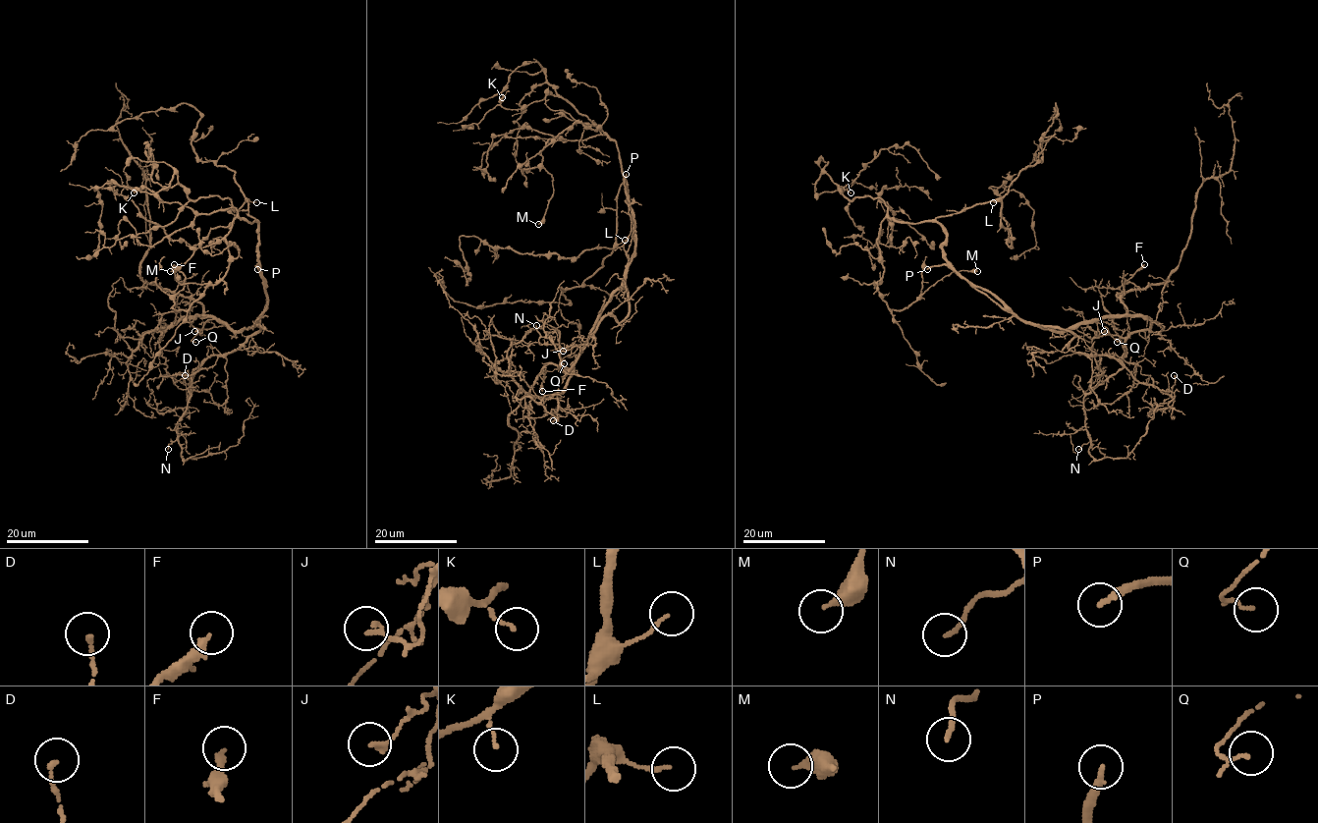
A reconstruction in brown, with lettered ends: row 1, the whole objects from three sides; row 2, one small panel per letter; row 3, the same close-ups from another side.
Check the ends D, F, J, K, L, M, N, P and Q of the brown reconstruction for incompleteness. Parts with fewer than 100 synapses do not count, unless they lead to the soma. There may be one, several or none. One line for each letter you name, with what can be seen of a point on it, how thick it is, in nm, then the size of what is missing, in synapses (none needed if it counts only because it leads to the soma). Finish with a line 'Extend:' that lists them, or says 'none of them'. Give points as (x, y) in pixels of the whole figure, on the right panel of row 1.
P: at (927, 269); 240 nm thick
Extend: P

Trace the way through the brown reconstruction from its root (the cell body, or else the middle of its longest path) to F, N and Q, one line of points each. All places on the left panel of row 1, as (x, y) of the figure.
F: (266, 301), (252, 325), (235, 331), (206, 316), (197, 301), (175, 292), (178, 281), (174, 264)
N: (266, 301), (253, 335), (229, 354), (210, 356), (192, 372), (188, 408), (168, 449)
Q: (266, 301), (266, 307), (252, 325), (235, 331), (219, 320), (208, 319), (192, 340), (195, 342)

